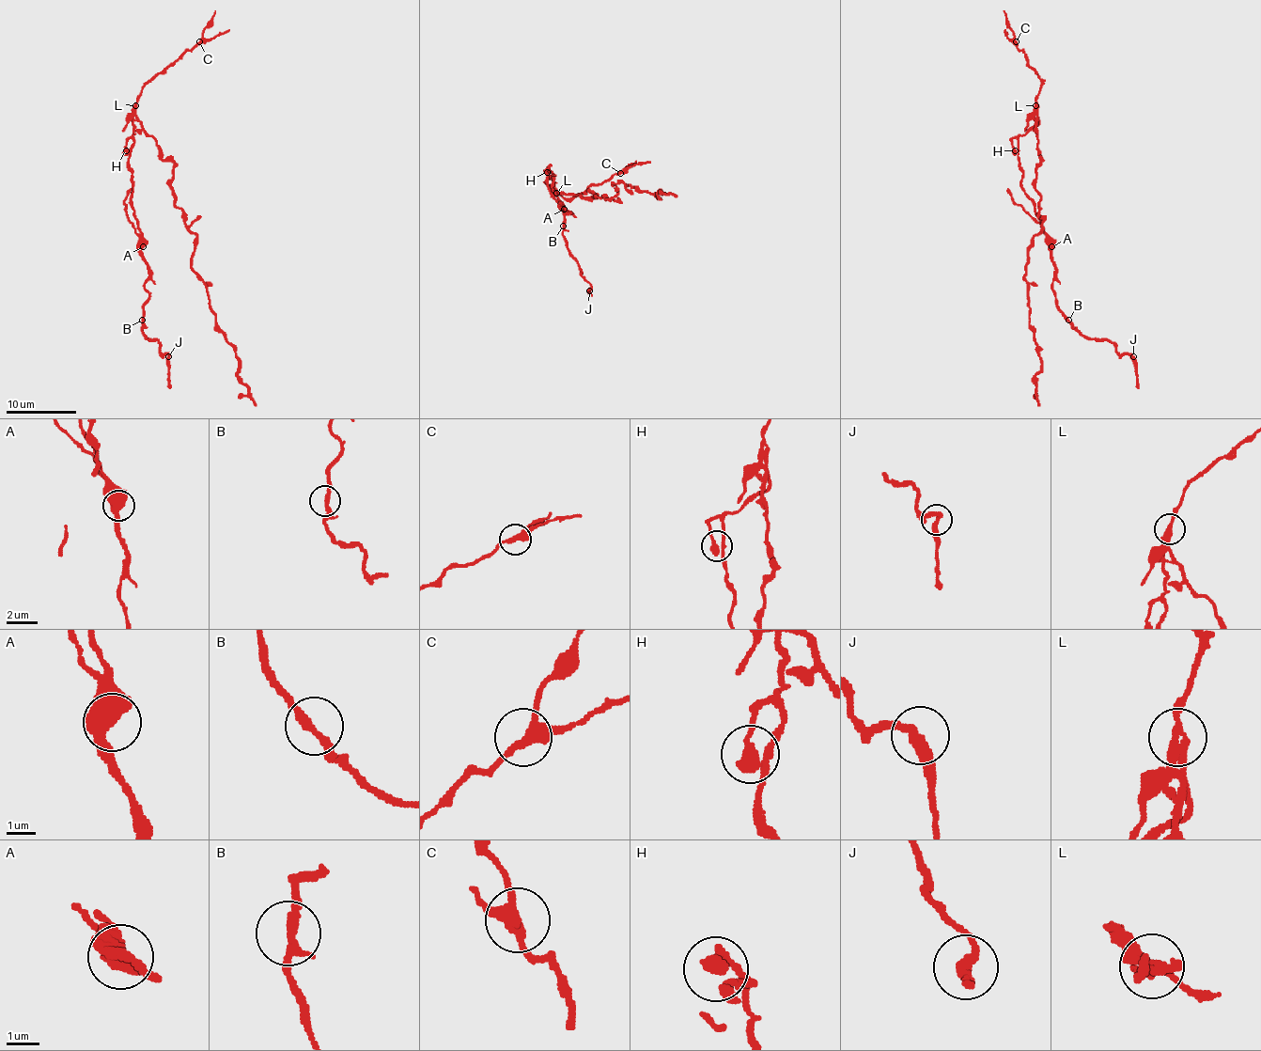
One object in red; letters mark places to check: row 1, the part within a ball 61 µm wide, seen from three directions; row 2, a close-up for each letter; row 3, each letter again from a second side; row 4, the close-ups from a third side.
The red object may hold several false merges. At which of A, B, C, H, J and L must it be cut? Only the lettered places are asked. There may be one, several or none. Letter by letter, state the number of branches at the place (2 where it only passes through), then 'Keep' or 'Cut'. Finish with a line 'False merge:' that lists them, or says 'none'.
A: Branches: 2. Cut
B: Branches: 2. Keep
C: Branches: 3. Cut
H: Branches: 1. Keep
J: Branches: 2. Keep
L: Branches: 2. Cut
False merge: A, C, L

